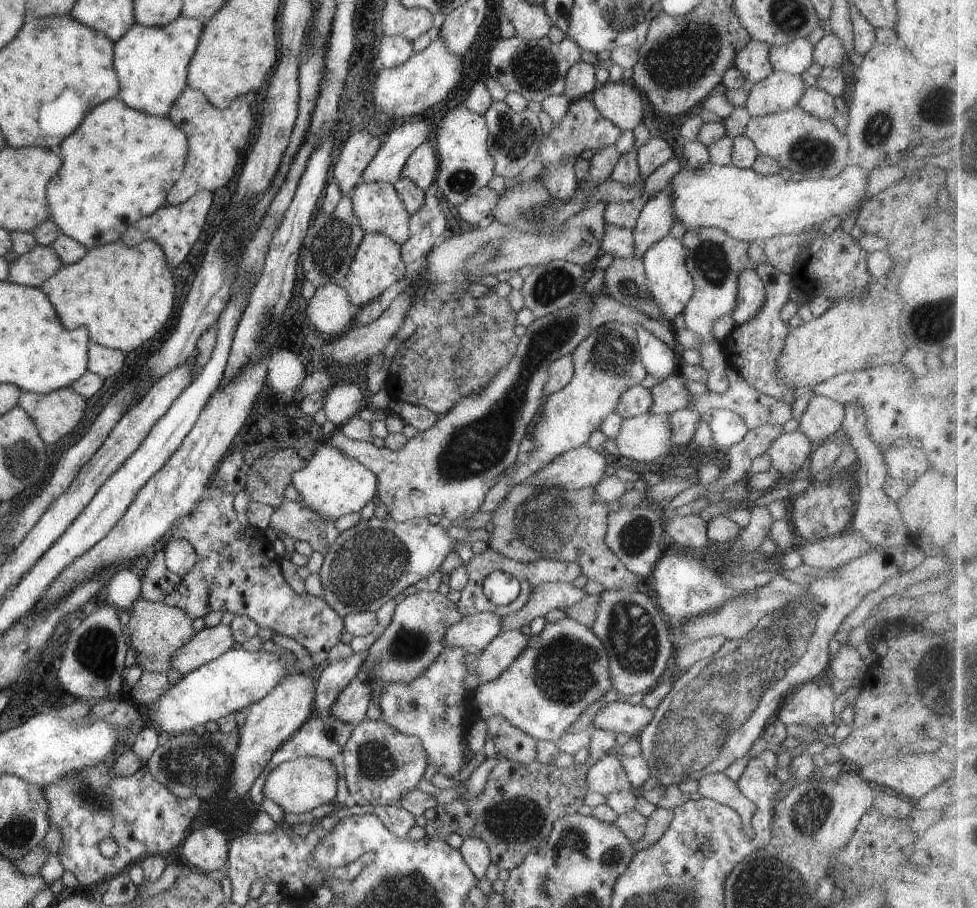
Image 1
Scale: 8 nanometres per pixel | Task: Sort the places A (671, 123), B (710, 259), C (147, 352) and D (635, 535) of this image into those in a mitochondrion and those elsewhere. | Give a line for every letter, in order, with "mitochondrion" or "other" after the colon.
A: other
B: mitochondrion
C: other
D: mitochondrion

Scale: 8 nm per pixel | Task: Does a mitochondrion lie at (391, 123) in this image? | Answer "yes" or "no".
no

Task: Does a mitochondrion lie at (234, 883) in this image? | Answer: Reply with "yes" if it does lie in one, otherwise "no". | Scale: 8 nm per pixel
no

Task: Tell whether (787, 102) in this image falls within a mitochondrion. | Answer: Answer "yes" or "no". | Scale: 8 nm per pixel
no

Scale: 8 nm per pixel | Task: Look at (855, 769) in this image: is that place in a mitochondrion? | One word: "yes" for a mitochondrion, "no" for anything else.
no

